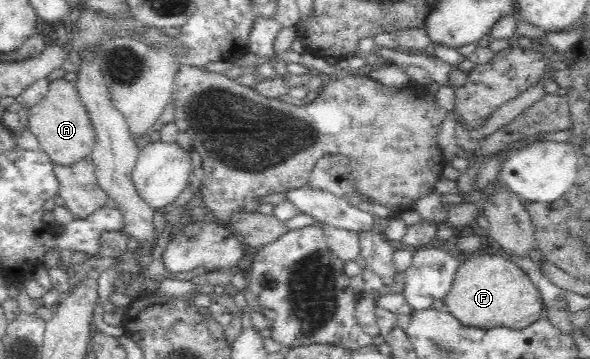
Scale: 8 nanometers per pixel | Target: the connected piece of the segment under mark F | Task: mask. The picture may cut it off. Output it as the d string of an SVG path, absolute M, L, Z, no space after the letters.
M489 246L462 258L451 289L442 300L444 309L464 326L484 329L505 326L522 330L543 314L540 291L529 280L526 272Z

